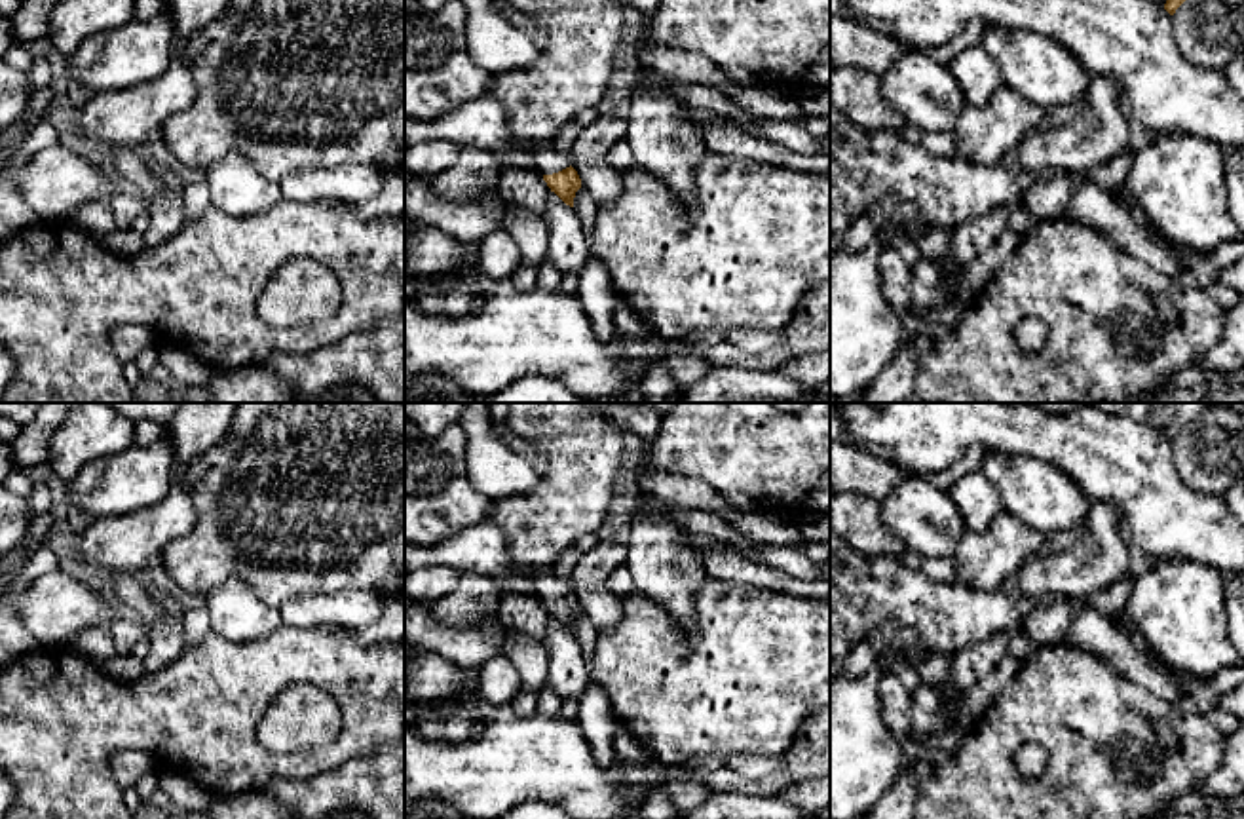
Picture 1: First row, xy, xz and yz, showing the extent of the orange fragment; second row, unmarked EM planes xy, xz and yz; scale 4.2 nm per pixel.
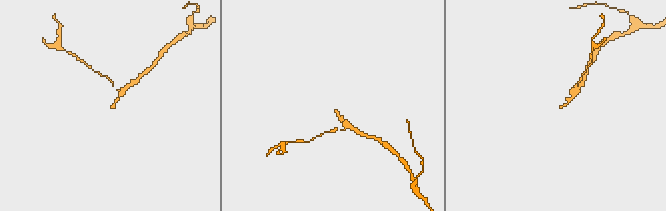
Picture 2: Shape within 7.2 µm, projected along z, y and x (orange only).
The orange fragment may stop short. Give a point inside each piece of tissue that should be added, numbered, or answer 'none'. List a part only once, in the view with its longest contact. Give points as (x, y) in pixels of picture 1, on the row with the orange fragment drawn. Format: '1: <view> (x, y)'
1: xz (547, 160)

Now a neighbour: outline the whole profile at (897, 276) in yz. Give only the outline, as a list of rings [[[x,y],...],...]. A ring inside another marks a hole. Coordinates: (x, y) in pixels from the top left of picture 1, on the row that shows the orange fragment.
[[[881,247],[876,268],[881,274],[883,295],[887,296],[891,308],[902,315],[910,312],[912,302],[912,281],[914,268],[906,258],[893,247]]]

